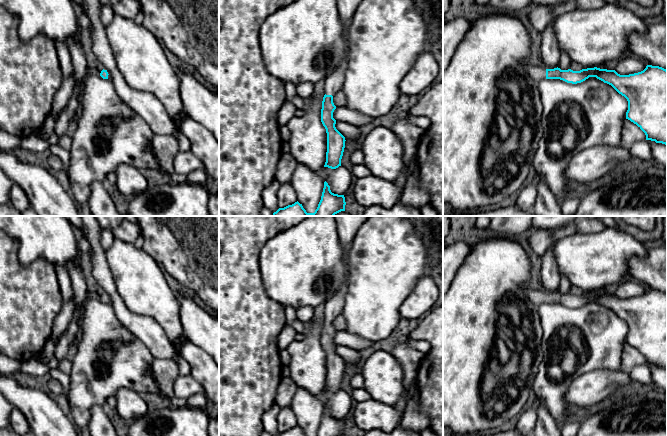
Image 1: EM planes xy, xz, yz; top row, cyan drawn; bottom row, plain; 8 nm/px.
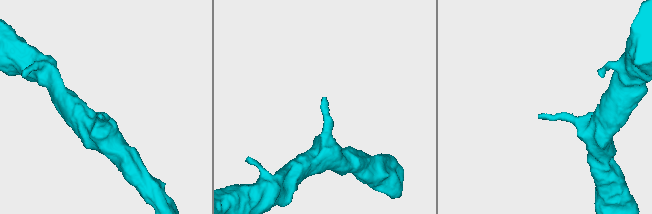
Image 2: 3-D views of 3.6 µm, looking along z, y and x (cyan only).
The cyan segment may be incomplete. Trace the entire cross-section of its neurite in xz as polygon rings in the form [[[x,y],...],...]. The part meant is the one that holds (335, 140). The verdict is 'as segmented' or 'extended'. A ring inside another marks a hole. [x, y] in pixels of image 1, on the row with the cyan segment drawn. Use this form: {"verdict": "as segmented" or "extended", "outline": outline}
{"verdict": "extended", "outline": [[[348,52],[343,54],[339,64],[332,68],[325,78],[325,95],[322,101],[321,122],[327,133],[327,152],[324,167],[336,169],[341,166],[341,159],[345,148],[345,137],[336,129],[336,120],[333,112],[336,106],[333,103],[333,95],[340,91],[345,81],[345,72],[348,67]]]}

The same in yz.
{"verdict": "extended", "outline": [[[527,64],[525,72],[532,82],[537,83],[542,79],[560,79],[567,83],[577,84],[585,81],[589,77],[597,79],[611,85],[619,94],[628,101],[626,119],[636,124],[646,135],[646,140],[655,141],[667,145],[667,70],[659,67],[647,65],[638,73],[620,75],[615,70],[600,69],[597,67],[573,71],[571,69],[561,70],[560,68],[544,69],[538,66]]]}

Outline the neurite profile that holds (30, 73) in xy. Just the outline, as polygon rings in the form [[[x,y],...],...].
[[[0,6],[0,130],[20,139],[37,135],[51,113],[54,96],[63,79],[54,42],[39,35],[28,43],[23,43],[18,35],[18,17]]]

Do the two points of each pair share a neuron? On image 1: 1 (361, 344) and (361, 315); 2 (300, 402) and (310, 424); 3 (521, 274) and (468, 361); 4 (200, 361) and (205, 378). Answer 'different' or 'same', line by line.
1: different
2: same
3: same
4: same

